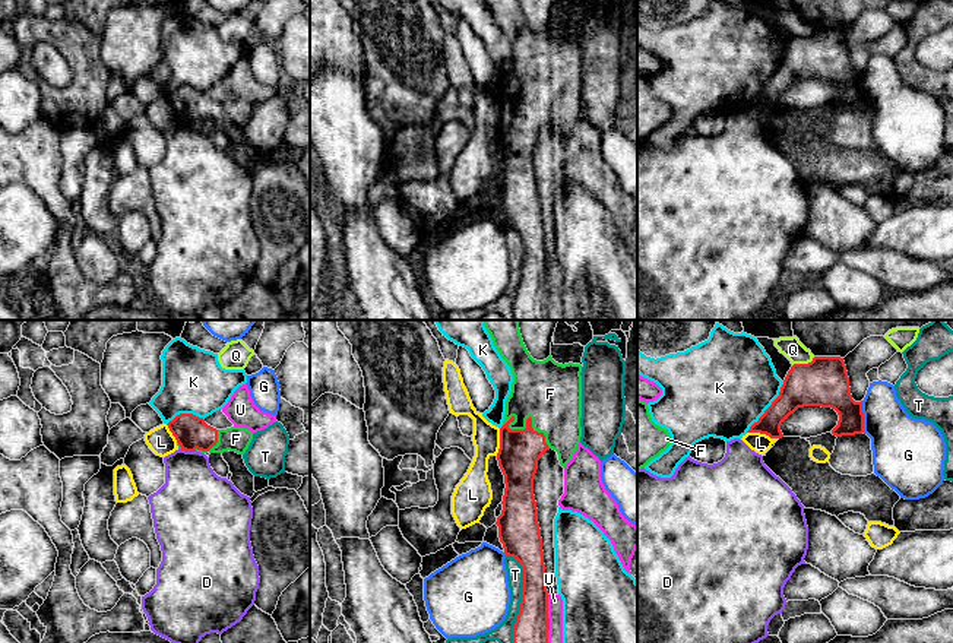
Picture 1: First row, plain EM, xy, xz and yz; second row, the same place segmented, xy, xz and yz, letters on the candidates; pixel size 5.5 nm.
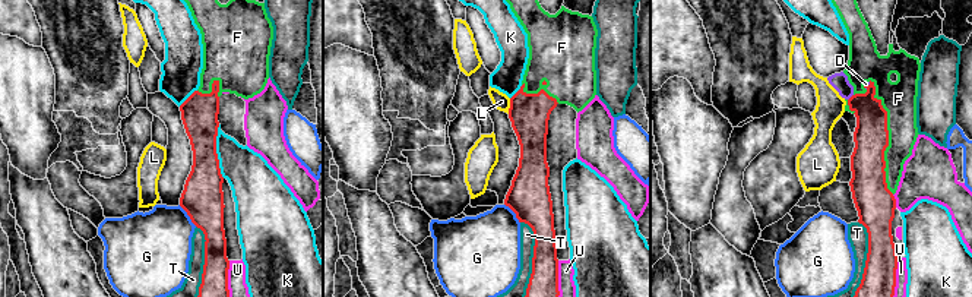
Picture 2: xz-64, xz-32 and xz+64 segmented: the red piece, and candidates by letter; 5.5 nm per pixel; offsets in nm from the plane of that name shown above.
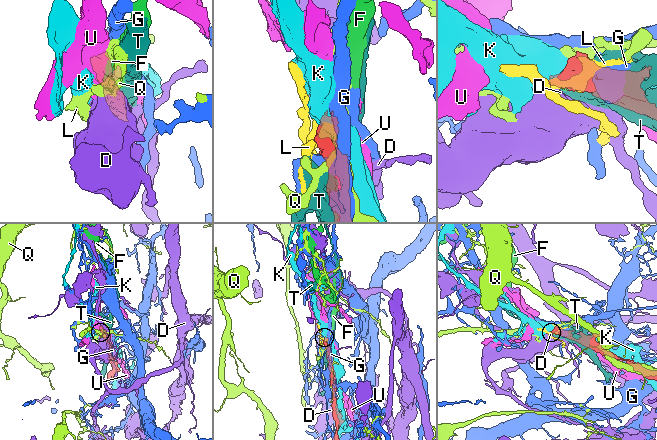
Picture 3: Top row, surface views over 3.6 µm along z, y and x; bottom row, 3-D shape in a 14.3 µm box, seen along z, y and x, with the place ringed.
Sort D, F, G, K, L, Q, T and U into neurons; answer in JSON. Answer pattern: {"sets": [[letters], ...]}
{"sets": [["D"], ["F"], ["G"], ["K"], ["L"], ["Q"], ["T"], ["U"]]}

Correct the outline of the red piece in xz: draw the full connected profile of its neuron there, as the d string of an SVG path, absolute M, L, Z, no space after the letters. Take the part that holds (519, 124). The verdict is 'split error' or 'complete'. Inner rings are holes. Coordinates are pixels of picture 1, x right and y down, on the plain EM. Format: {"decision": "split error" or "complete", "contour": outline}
{"decision": "split error", "contour": "M485 0L496 22L513 47L512 64L506 73L500 101L498 139L504 148L503 183L497 190L498 210L504 227L516 231L523 243L523 262L519 286L513 300L513 320L548 320L548 263L534 152L541 129L553 121L560 137L572 133L582 110L582 38L558 37L550 28L536 34L528 25L519 0Z"}

